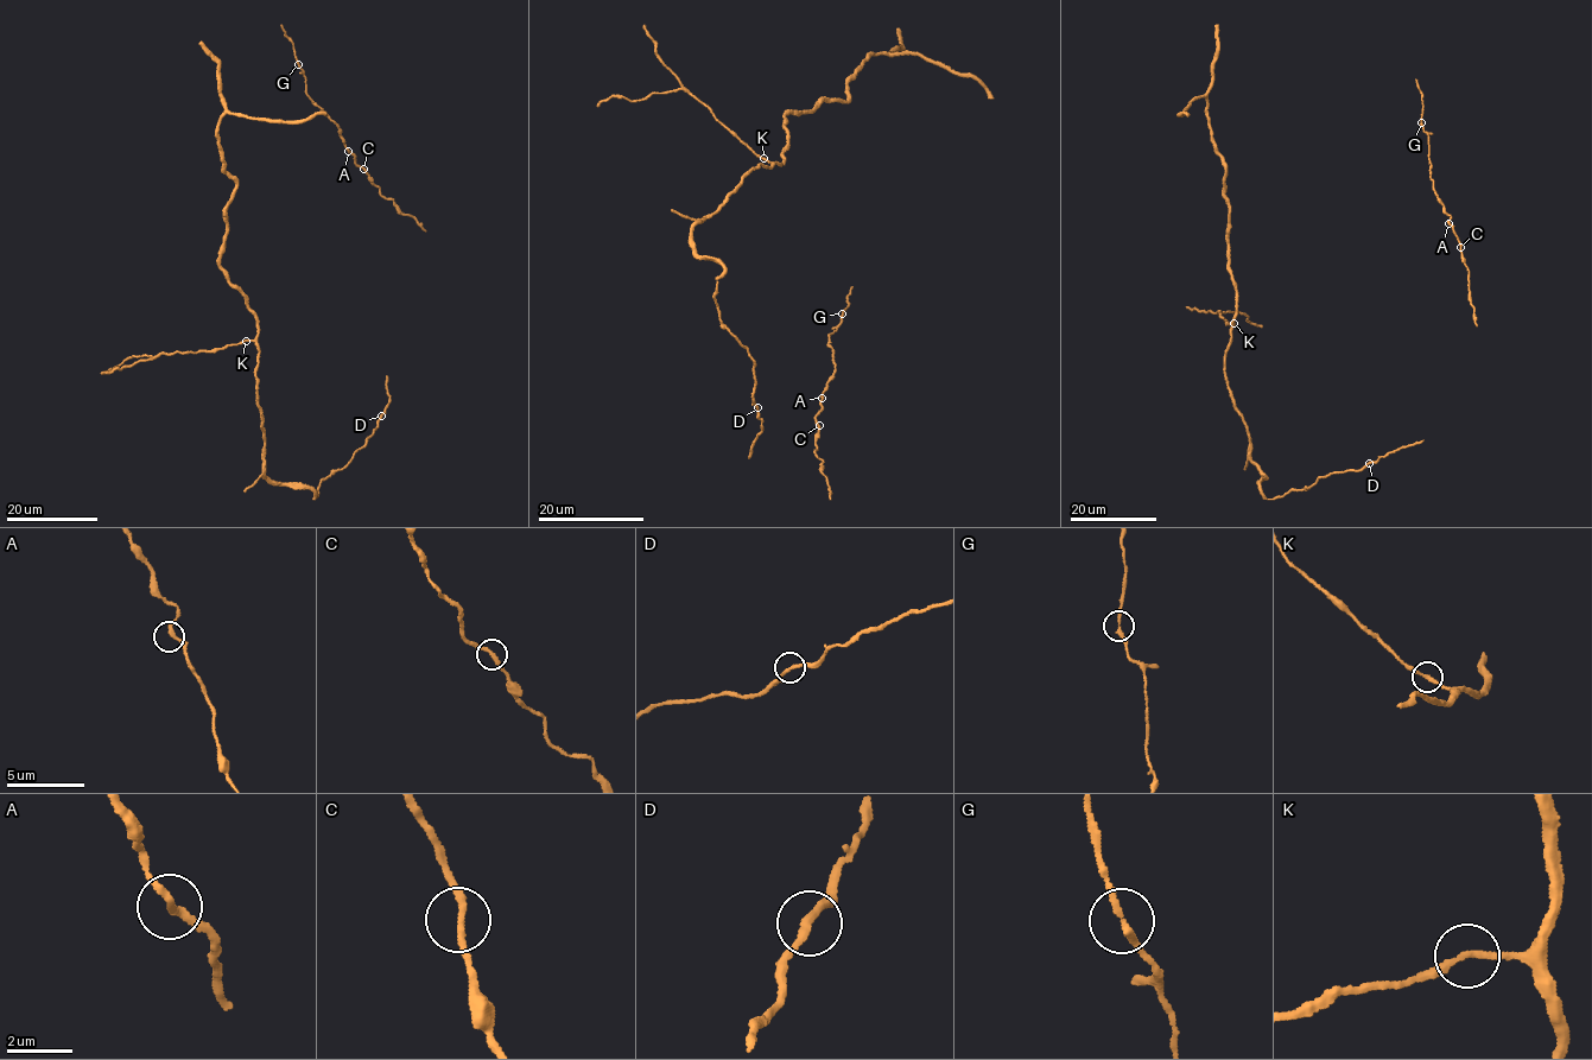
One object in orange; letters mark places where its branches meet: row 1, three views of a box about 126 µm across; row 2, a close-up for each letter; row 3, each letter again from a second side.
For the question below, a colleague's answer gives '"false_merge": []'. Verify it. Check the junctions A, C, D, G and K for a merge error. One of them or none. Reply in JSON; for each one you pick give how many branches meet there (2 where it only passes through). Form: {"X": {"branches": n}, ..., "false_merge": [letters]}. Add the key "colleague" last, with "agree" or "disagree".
{"false_merge": [], "colleague": "agree"}

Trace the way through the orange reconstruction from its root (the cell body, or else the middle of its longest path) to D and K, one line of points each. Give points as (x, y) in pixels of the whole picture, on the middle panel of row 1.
D: (715, 302), (721, 325), (747, 349), (754, 361), (753, 400), (758, 407)
K: (715, 302), (722, 265), (697, 256), (691, 232), (717, 211), (750, 169), (773, 165), (763, 158)

